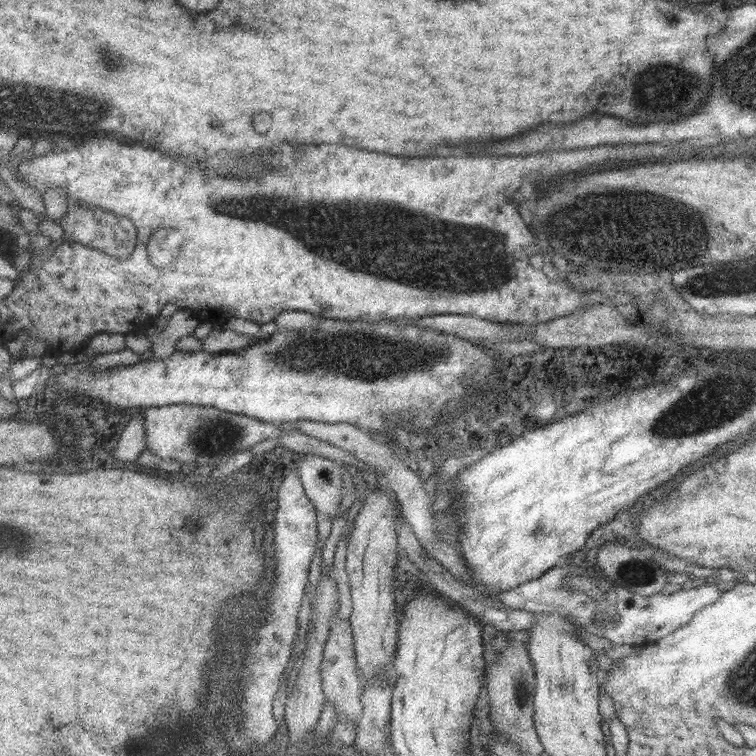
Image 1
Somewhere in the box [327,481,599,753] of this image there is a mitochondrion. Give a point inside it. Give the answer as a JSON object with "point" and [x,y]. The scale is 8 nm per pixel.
{"point":[518,688]}

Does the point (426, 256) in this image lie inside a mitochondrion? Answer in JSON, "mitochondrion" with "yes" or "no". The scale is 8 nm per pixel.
{"mitochondrion":"yes"}

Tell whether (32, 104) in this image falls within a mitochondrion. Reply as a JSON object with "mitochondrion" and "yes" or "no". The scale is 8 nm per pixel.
{"mitochondrion":"yes"}

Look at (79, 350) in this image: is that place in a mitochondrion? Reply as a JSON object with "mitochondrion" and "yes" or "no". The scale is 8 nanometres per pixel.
{"mitochondrion":"no"}

